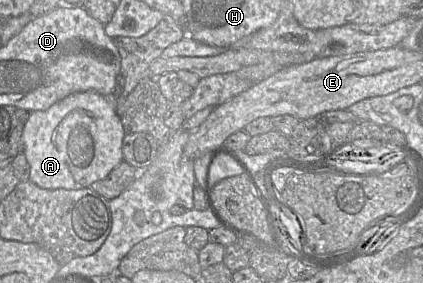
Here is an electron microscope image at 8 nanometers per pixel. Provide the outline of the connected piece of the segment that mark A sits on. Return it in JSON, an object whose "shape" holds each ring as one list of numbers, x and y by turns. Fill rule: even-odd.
{"shape":[[94,91,73,93,43,111,32,111,22,132,23,150,30,166,29,181,43,189,77,190,104,179,120,162,125,130,106,98]]}

